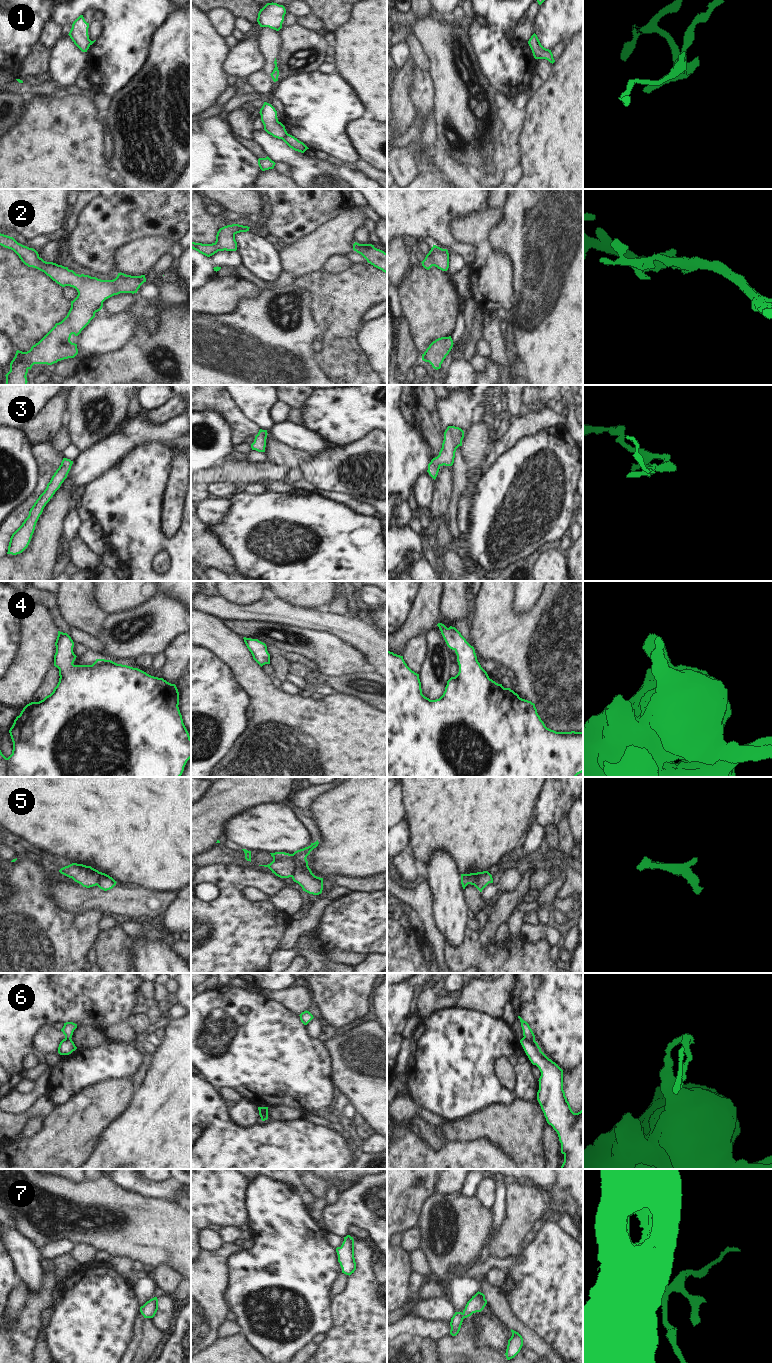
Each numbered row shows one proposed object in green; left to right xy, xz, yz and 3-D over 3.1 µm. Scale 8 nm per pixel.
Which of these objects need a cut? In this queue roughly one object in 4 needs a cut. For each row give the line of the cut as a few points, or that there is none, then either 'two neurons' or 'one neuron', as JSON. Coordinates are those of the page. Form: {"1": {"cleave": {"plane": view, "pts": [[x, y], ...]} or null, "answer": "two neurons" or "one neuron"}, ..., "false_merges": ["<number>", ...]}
{"1": {"cleave": {"plane": "xz", "pts": [[287, 133], [282, 139]]}, "answer": "two neurons"}, "2": {"cleave": null, "answer": "one neuron"}, "3": {"cleave": null, "answer": "one neuron"}, "4": {"cleave": null, "answer": "one neuron"}, "5": {"cleave": {"plane": "xz", "pts": [[293, 854], [294, 871], [290, 876]]}, "answer": "two neurons"}, "6": {"cleave": {"plane": "yz", "pts": [[523, 1037], [534, 1040]]}, "answer": "two neurons"}, "7": {"cleave": null, "answer": "one neuron"}, "false_merges": ["1", "5", "6"]}

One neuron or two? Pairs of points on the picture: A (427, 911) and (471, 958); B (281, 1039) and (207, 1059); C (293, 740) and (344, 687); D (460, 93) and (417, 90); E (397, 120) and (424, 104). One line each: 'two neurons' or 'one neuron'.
A: two neurons
B: one neuron
C: two neurons
D: two neurons
E: two neurons

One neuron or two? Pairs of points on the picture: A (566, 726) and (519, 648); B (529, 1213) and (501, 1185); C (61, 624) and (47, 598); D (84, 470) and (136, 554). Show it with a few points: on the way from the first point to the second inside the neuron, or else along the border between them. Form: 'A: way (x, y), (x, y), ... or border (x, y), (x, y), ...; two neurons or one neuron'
A: way (566, 707), (566, 695), (538, 667); one neuron
B: border (507, 1183), (507, 1205), (504, 1213); two neurons
C: way (57, 618), (50, 604); one neuron
D: border (109, 466), (91, 478), (79, 491); two neurons

